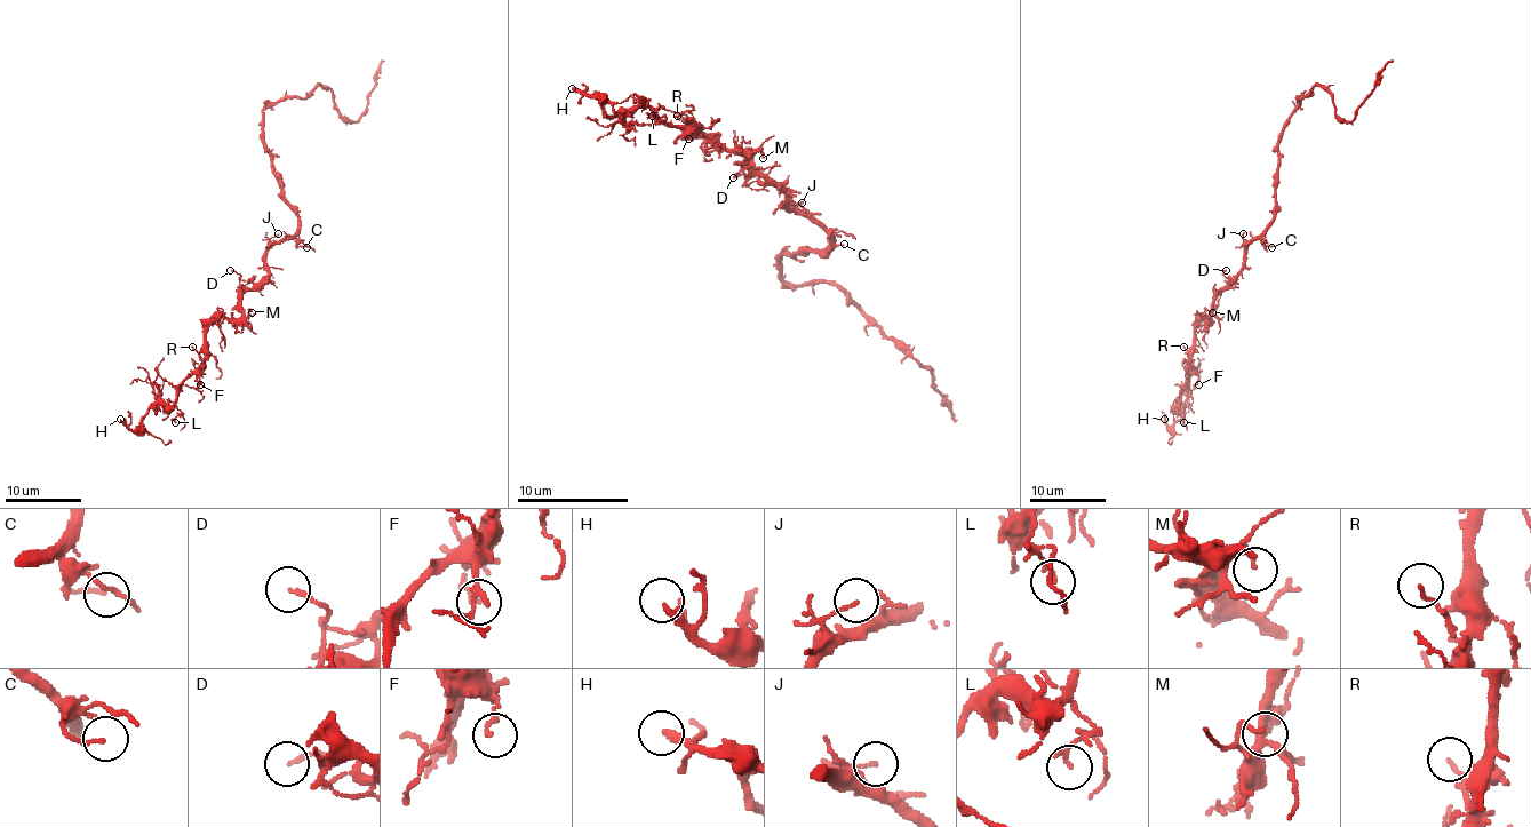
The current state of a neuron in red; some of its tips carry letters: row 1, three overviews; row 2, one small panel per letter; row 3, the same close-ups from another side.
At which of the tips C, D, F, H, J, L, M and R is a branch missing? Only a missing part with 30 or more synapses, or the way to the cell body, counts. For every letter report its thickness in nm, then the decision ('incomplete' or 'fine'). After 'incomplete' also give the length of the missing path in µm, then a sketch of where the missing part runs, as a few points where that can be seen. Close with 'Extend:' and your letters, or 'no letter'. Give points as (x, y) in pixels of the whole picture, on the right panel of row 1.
C: 130 nm | fine
D: 150 nm | fine
F: 150 nm | fine
H: 240 nm | incomplete | 35 µm
J: 100 nm | fine
L: 160 nm | fine
M: 140 nm | fine
R: 120 nm | fine
Extend: H

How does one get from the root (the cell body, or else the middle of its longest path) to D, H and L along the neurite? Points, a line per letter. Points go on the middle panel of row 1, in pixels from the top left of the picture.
D: (830, 244), (830, 236), (791, 211), (786, 193), (772, 183), (749, 183), (743, 174), (733, 177)
H: (830, 244), (743, 152), (718, 150), (694, 127), (666, 125), (640, 105), (611, 116), (597, 96), (572, 88)
L: (830, 244), (743, 152), (718, 150), (694, 127), (666, 125), (658, 108), (652, 116)

